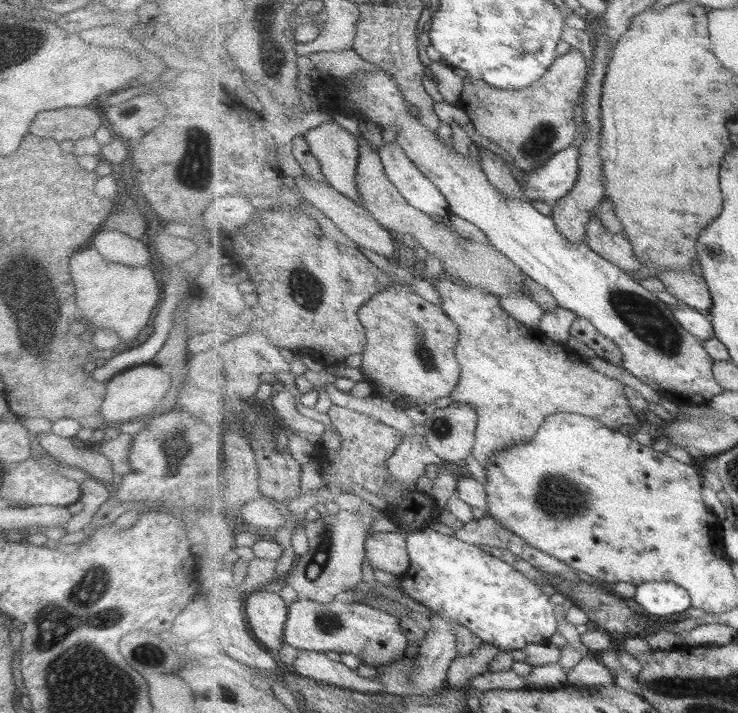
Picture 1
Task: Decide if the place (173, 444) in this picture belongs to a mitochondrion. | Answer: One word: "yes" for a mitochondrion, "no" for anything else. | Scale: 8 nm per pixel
yes

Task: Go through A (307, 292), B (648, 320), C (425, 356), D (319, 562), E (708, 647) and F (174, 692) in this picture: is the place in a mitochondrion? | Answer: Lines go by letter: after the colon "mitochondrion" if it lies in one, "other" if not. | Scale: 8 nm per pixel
A: mitochondrion
B: mitochondrion
C: mitochondrion
D: mitochondrion
E: other
F: other

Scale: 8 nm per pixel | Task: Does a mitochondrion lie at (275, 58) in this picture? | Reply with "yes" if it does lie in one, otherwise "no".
yes

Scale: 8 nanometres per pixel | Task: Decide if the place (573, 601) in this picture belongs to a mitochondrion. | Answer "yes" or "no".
no

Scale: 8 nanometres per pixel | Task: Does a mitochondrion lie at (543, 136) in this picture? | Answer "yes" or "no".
yes

